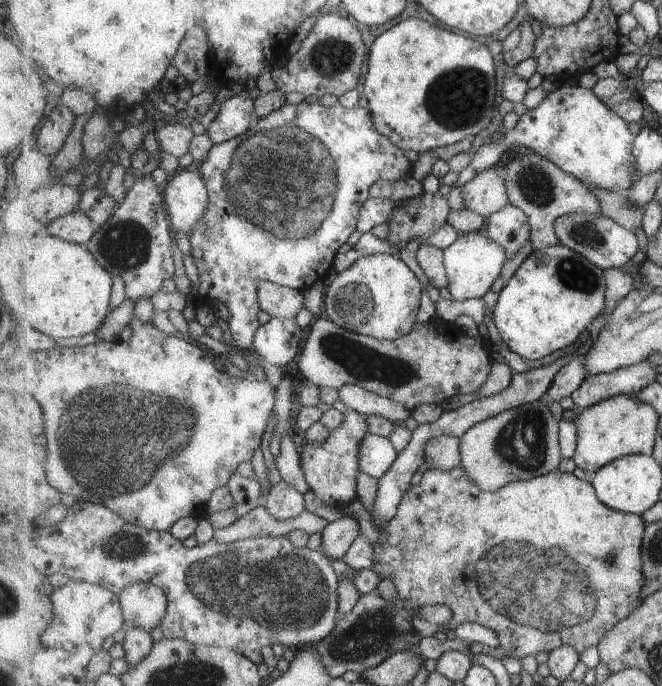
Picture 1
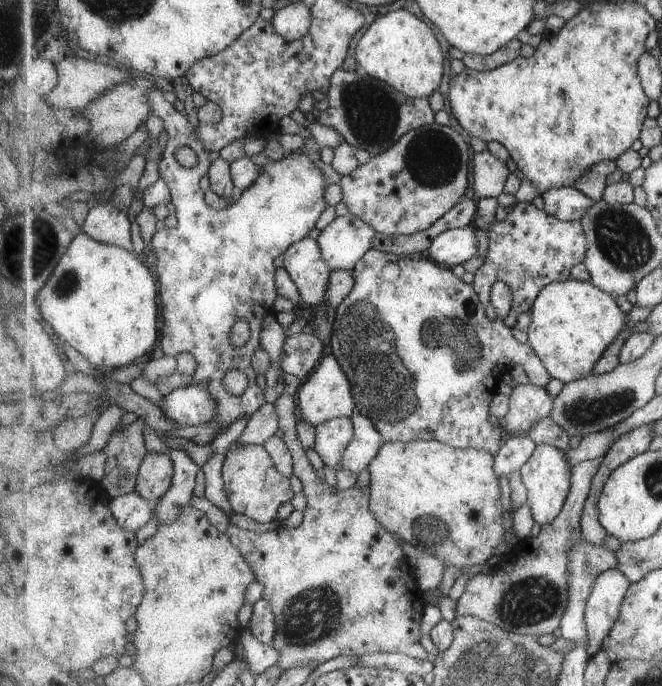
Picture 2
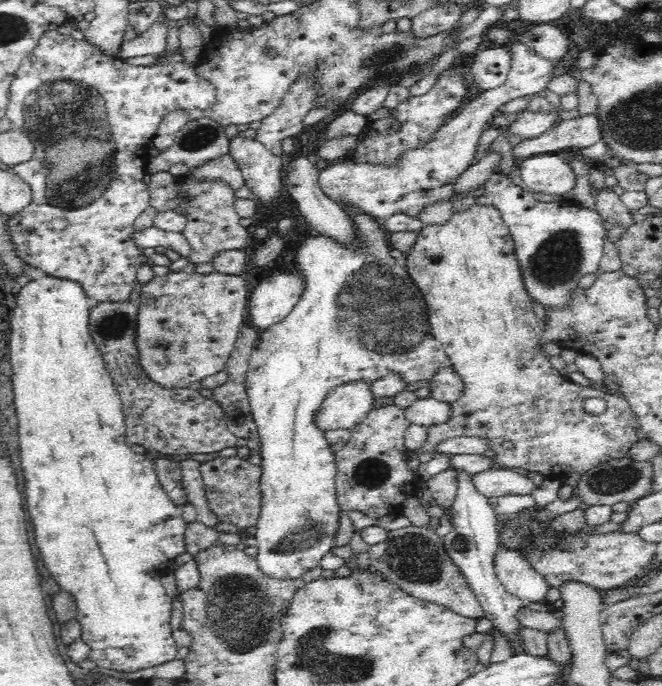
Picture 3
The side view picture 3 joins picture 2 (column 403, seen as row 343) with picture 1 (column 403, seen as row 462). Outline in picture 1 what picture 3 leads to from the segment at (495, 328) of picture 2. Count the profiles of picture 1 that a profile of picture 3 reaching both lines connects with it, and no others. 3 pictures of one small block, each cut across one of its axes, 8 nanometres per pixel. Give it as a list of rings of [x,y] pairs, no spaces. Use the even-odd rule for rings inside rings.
[[[394,254],[361,257],[351,268],[333,276],[324,297],[328,318],[344,329],[378,339],[397,340],[418,324],[421,282],[413,270]]]

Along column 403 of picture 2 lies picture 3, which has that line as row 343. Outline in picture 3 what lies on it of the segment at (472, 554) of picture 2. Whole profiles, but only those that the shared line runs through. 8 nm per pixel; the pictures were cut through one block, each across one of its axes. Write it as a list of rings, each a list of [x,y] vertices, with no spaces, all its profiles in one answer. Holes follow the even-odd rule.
[[[474,202],[470,208],[464,211],[456,212],[450,216],[450,220],[446,224],[422,224],[422,228],[416,232],[416,244],[408,250],[406,256],[406,271],[410,275],[410,280],[418,286],[424,295],[428,310],[431,333],[436,340],[439,340],[446,351],[447,357],[450,360],[450,366],[454,372],[465,380],[465,389],[462,396],[456,402],[452,402],[452,418],[440,426],[428,426],[428,440],[420,449],[420,452],[428,452],[429,454],[437,453],[438,444],[456,436],[482,436],[488,437],[488,450],[494,457],[495,464],[499,468],[512,470],[520,470],[521,472],[540,473],[547,479],[563,480],[569,473],[584,474],[590,468],[593,468],[598,462],[627,457],[630,448],[640,439],[636,436],[637,418],[631,412],[630,406],[626,403],[626,399],[613,393],[613,391],[599,391],[588,386],[577,385],[572,382],[564,371],[556,370],[550,363],[548,358],[542,351],[541,346],[541,330],[542,326],[538,320],[538,316],[534,313],[533,300],[526,290],[521,271],[521,264],[518,262],[518,257],[515,253],[514,239],[512,238],[509,226],[502,219],[502,214],[494,204],[482,204]],[[587,398],[604,398],[607,403],[607,410],[600,415],[589,414],[585,411],[583,405]]]

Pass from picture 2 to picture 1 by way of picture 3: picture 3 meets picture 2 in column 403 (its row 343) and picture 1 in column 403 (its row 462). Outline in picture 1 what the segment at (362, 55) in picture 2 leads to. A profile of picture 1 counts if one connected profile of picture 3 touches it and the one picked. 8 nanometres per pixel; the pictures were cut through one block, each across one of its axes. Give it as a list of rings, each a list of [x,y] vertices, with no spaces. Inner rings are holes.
[[[409,18],[409,20],[403,20],[384,33],[381,33],[370,46],[368,71],[364,76],[364,97],[368,101],[368,110],[373,116],[377,130],[383,136],[390,138],[391,142],[394,142],[395,146],[398,146],[401,150],[413,150],[420,155],[435,150],[439,146],[457,144],[463,138],[472,139],[490,126],[497,112],[497,106],[495,106],[495,100],[497,100],[497,82],[495,82],[495,78],[497,78],[495,58],[493,58],[491,50],[485,44],[481,44],[481,42],[477,42],[473,38],[467,38],[463,34],[457,34],[457,32],[433,26],[431,22],[419,20],[419,18]]]

